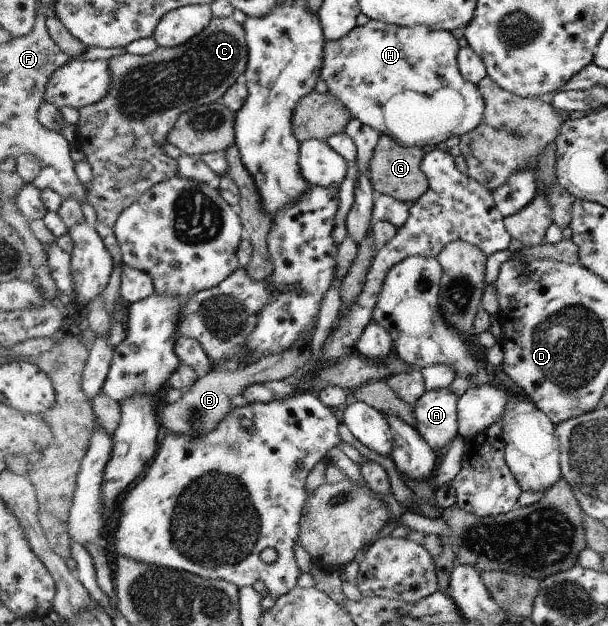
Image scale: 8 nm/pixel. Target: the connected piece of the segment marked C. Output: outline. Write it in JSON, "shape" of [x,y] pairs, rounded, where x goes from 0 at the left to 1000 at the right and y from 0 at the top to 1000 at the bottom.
{"shape":[[[385,27],[354,29],[349,38],[313,69],[293,77],[260,77],[247,89],[227,89],[214,81],[181,96],[188,131],[181,150],[164,163],[133,173],[128,219],[133,240],[155,265],[155,294],[146,305],[146,323],[155,329],[163,355],[188,364],[197,345],[229,323],[250,300],[294,280],[294,254],[273,246],[276,217],[301,181],[365,160],[365,153],[406,113],[411,85],[406,77],[405,46]]]}

